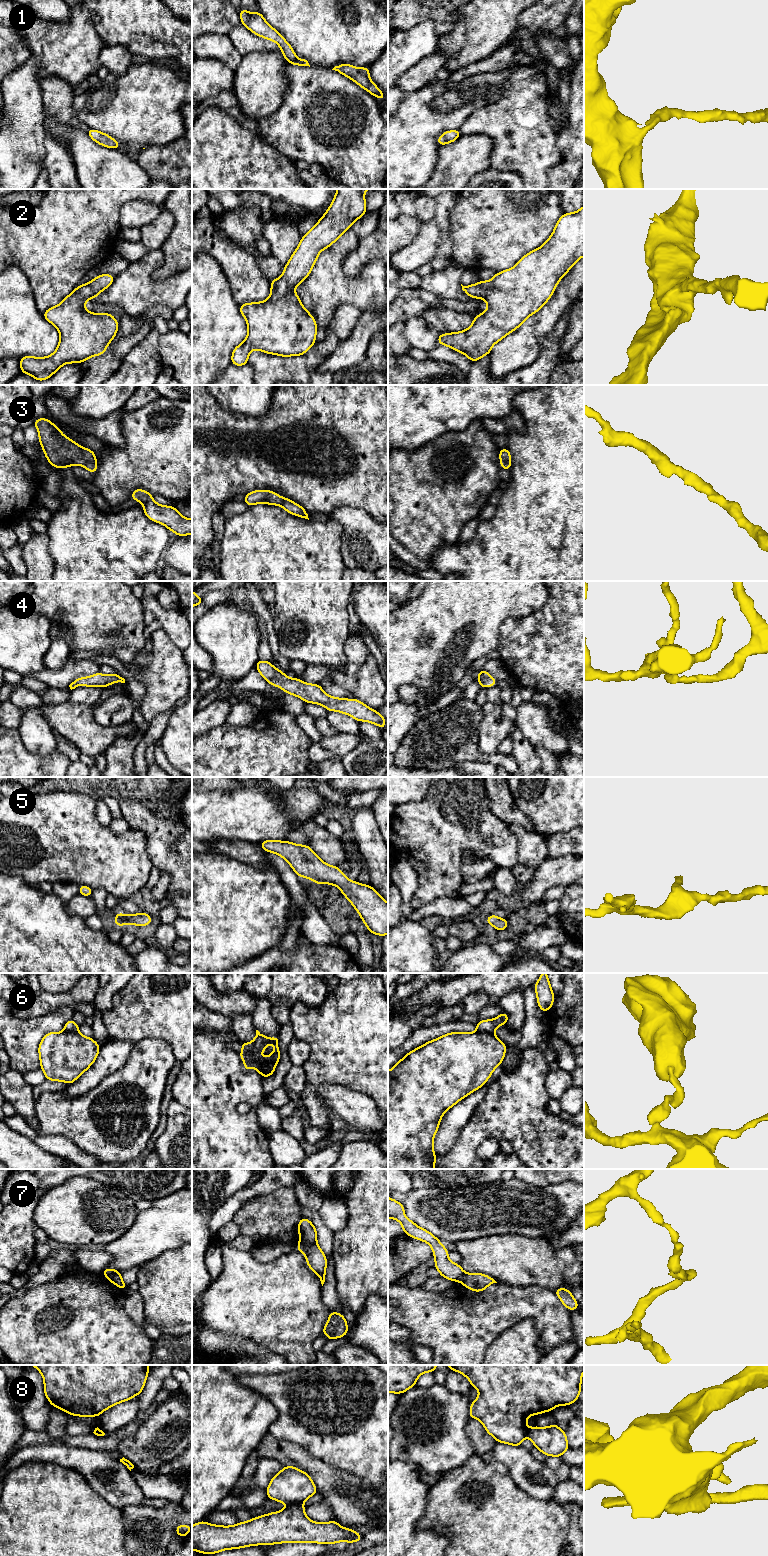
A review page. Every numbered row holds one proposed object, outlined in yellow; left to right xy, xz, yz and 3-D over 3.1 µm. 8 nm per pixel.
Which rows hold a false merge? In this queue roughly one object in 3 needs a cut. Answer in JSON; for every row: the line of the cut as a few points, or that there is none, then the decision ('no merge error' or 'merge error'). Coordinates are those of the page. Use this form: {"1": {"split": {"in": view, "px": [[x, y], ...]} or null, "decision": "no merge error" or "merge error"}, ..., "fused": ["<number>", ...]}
{"1": {"split": null, "decision": "no merge error"}, "2": {"split": null, "decision": "no merge error"}, "3": {"split": null, "decision": "no merge error"}, "4": {"split": null, "decision": "no merge error"}, "5": {"split": null, "decision": "no merge error"}, "6": {"split": {"in": "yz", "px": [[477, 1030], [492, 1033]]}, "decision": "merge error"}, "7": {"split": {"in": "xz", "px": [[315, 1241], [299, 1243]]}, "decision": "merge error"}, "8": {"split": {"in": "xz", "px": [[300, 1503], [293, 1503], [291, 1505]]}, "decision": "merge error"}, "fused": ["6", "7", "8"]}

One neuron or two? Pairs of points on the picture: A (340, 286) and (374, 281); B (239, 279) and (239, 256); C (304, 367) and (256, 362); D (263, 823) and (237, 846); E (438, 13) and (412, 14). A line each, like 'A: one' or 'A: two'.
A: one
B: one
C: one
D: two
E: one

